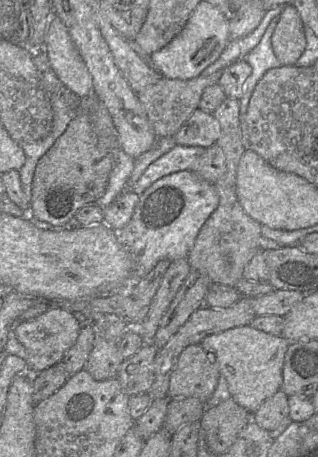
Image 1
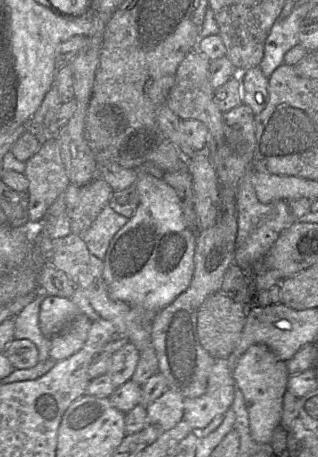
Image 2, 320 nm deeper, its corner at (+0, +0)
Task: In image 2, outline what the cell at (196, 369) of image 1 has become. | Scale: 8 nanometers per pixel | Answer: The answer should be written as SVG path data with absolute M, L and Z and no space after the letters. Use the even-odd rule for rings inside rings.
M214 358L205 393L196 398L184 398L183 419L191 426L192 431L203 429L214 417L223 415L230 408L234 393L235 387L231 376L231 363L228 358Z

